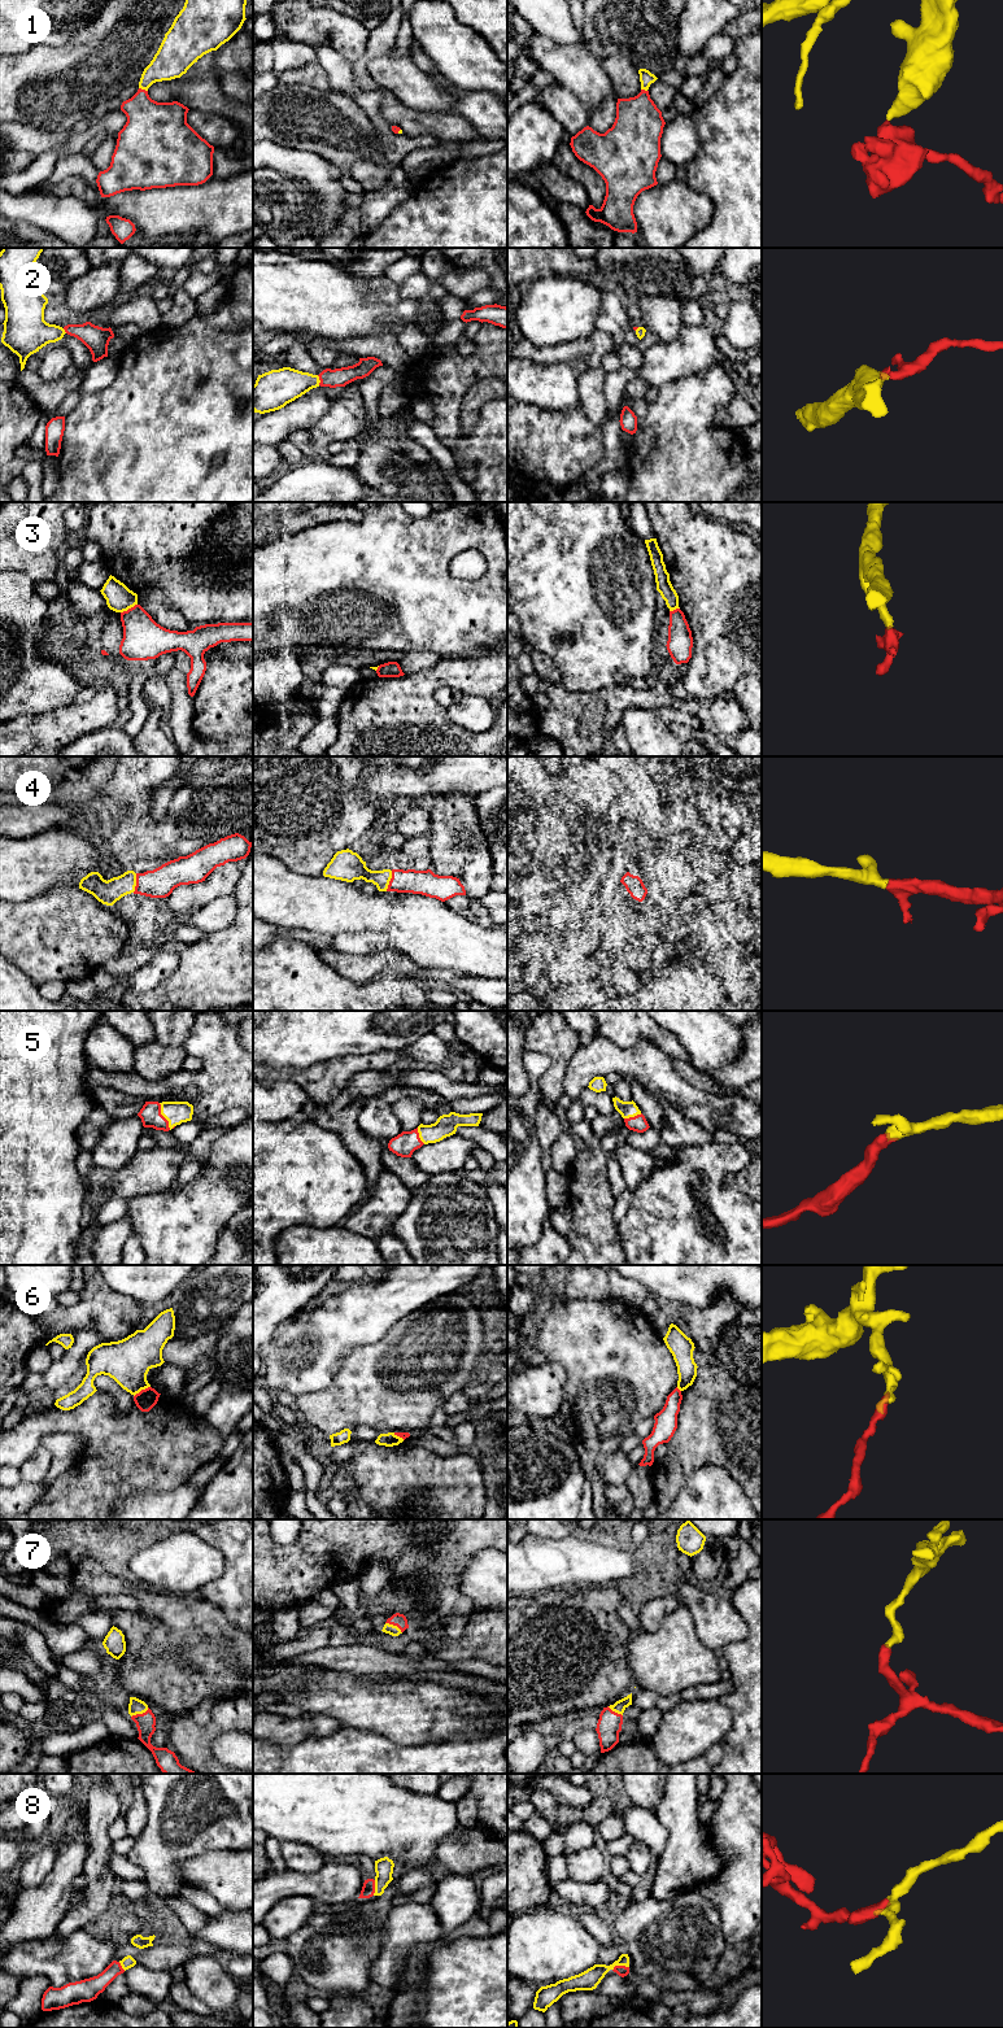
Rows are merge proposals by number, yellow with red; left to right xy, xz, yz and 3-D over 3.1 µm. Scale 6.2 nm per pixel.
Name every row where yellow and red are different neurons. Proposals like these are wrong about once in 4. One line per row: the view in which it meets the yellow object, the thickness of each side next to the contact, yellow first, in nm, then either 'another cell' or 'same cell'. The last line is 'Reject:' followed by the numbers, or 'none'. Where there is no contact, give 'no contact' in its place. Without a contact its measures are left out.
1: contact in xy; calibres 220 and 320 nm; same cell
2: contact in xz; calibres 220 and 110 nm; same cell
3: contact in xy; calibres 170 and 260 nm; another cell
4: contact in xz; calibres 160 and 160 nm; same cell
5: contact in xy; calibres 140 and 130 nm; same cell
6: contact in xy; calibres 280 and 120 nm; another cell
7: contact in xy; calibres 100 and 120 nm; same cell
8: contact in yz; calibres 130 and 70 nm; same cell
Reject: 3, 6

